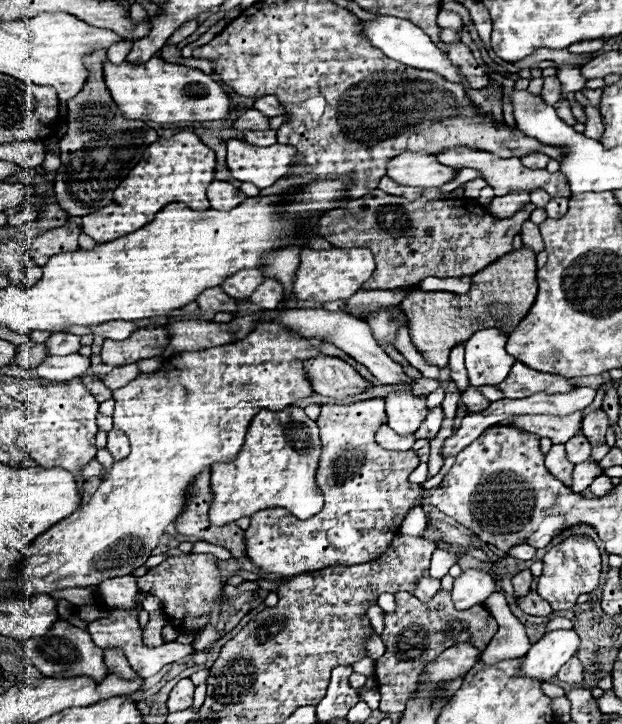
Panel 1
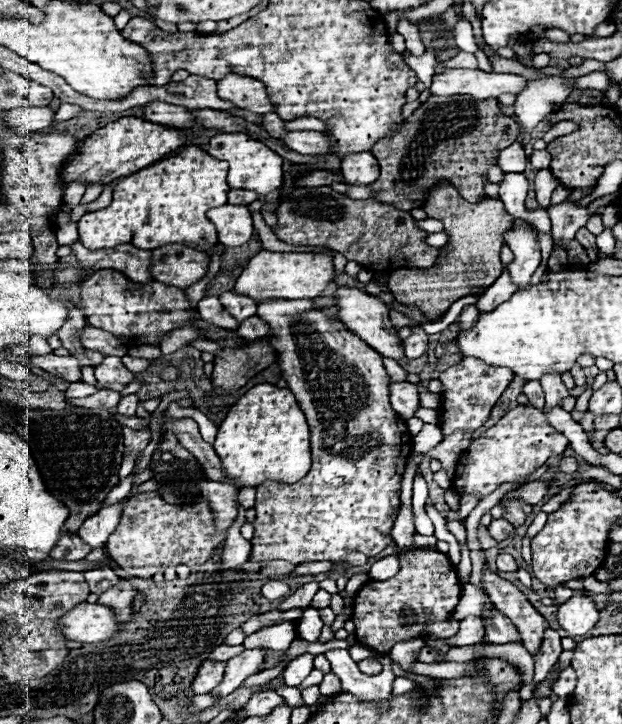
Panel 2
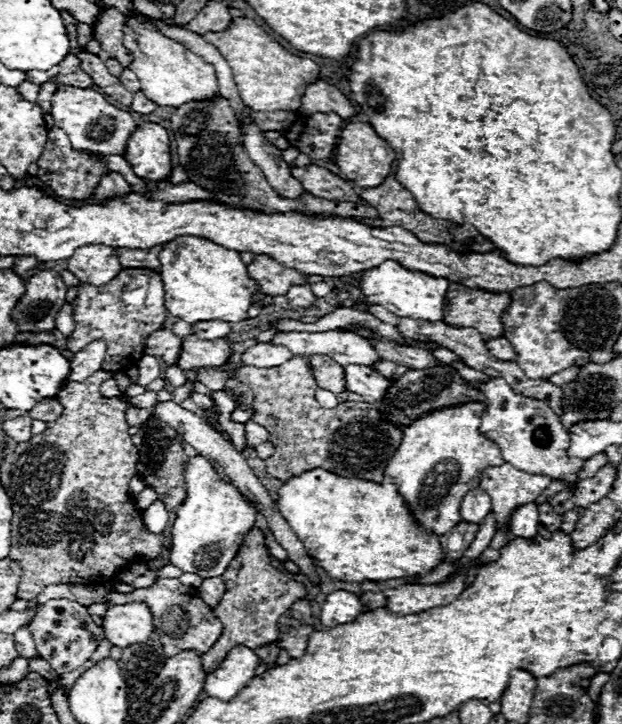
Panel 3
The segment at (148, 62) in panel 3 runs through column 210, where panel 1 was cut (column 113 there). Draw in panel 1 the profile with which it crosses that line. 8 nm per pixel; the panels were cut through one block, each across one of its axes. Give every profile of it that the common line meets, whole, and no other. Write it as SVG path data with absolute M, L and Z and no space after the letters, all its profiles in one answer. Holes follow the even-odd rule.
M150 58L146 64L134 66L128 62L110 64L104 62L104 78L106 86L118 104L120 112L128 120L152 120L158 124L172 124L172 122L210 122L228 118L232 100L228 92L214 82L208 74L198 72L196 68L170 64L162 58ZM200 90L206 90L200 94Z

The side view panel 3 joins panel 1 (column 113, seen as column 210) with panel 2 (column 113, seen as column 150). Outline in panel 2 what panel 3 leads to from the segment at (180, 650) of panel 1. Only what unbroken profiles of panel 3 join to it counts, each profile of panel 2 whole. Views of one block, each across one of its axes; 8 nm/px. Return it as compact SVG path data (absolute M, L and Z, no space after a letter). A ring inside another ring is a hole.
M122 578L116 586L104 590L98 596L98 604L108 606L110 610L116 612L116 620L120 620L122 624L128 624L134 618L132 600L136 594L138 594L138 586L134 586L132 580Z

